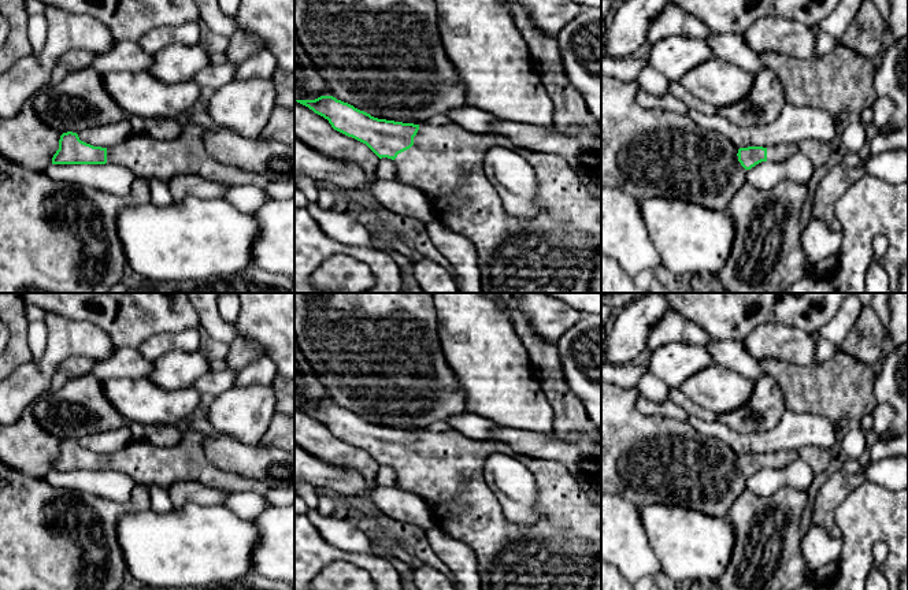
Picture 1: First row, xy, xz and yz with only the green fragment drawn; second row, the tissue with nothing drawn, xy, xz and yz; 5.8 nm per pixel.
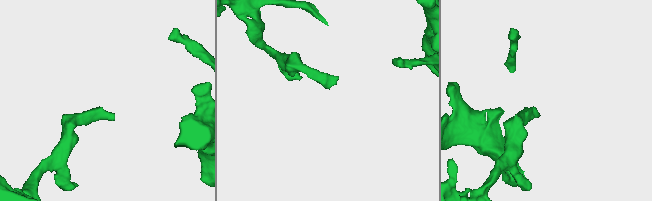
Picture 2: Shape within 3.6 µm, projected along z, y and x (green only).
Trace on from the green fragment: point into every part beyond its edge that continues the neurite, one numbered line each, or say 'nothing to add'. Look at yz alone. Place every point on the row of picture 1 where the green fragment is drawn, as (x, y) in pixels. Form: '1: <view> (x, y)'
1: yz (774, 154)

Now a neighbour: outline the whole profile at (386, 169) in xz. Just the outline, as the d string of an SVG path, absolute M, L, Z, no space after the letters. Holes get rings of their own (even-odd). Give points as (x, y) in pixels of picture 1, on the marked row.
M388 157L379 159L375 171L375 178L394 181L397 178L397 168L394 160Z

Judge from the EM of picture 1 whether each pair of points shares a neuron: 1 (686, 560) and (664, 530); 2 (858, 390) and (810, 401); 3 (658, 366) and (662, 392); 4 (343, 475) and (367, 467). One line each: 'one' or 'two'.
1: one
2: one
3: two
4: two

